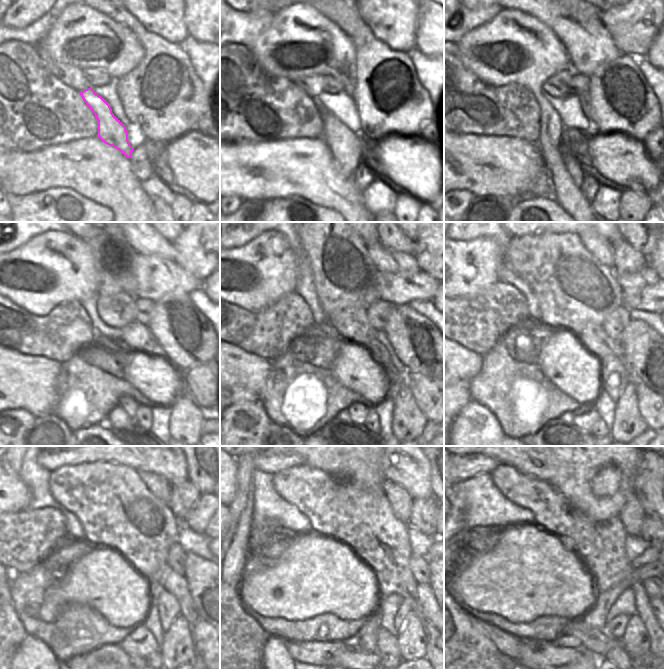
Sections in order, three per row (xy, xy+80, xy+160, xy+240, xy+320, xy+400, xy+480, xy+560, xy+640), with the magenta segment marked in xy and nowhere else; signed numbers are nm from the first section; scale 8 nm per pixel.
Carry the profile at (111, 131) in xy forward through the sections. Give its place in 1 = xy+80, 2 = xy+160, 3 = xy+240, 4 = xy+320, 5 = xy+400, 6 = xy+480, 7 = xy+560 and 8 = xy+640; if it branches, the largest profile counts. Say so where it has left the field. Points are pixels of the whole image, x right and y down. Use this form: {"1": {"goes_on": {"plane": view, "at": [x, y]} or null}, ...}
{"1": {"goes_on": {"plane": "xy+80", "at": [346, 147]}}, "2": {"goes_on": {"plane": "xy+160", "at": [574, 168]}}, "3": {"goes_on": {"plane": "xy+240", "at": [130, 406]}}, "4": {"goes_on": {"plane": "xy+320", "at": [357, 412]}}, "5": {"goes_on": {"plane": "xy+400", "at": [585, 417]}}, "6": {"goes_on": {"plane": "xy+480", "at": [139, 644]}}, "7": {"goes_on": {"plane": "xy+560", "at": [370, 640]}}, "8": {"goes_on": {"plane": "xy+640", "at": [619, 649]}}}

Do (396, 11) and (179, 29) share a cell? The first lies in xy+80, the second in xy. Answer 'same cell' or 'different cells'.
same cell

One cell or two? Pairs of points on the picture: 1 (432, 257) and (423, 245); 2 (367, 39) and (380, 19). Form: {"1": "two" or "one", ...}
{"1": "one", "2": "two"}

